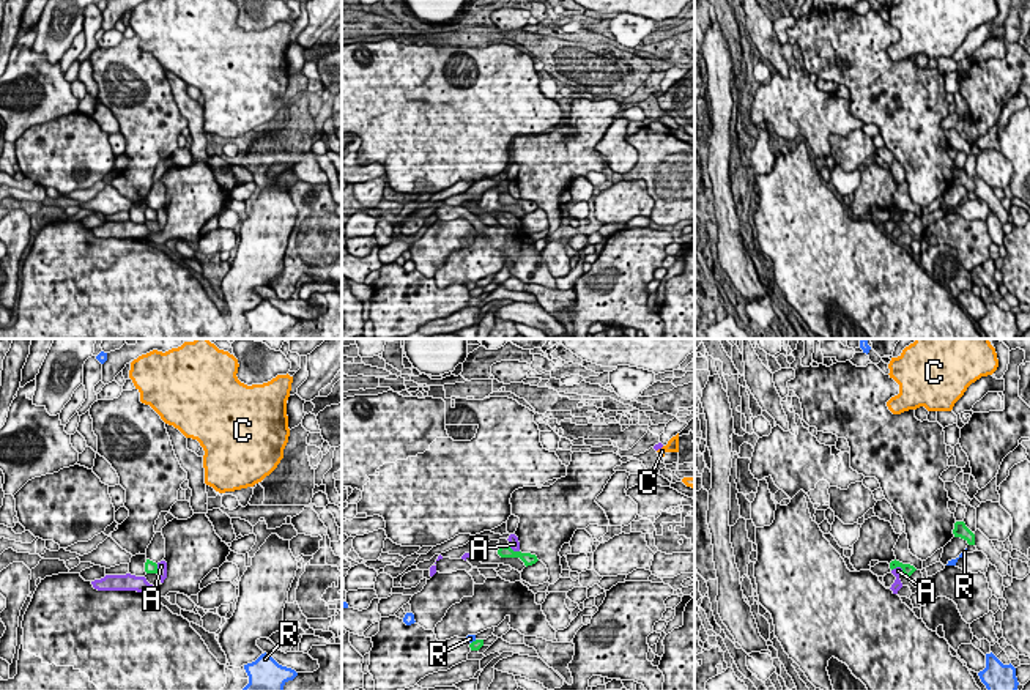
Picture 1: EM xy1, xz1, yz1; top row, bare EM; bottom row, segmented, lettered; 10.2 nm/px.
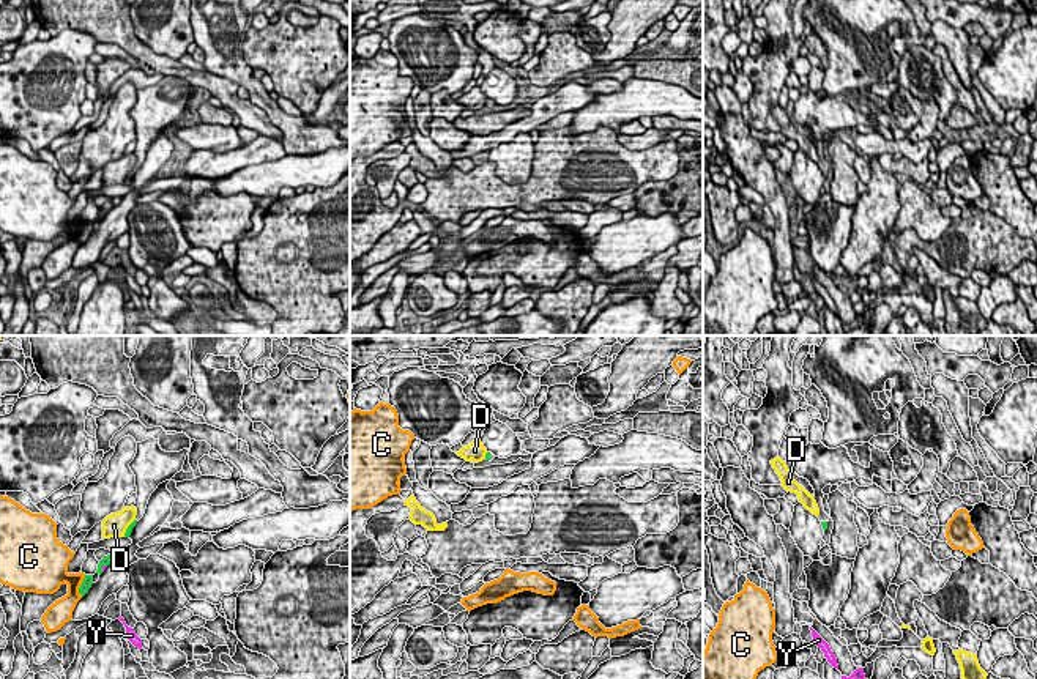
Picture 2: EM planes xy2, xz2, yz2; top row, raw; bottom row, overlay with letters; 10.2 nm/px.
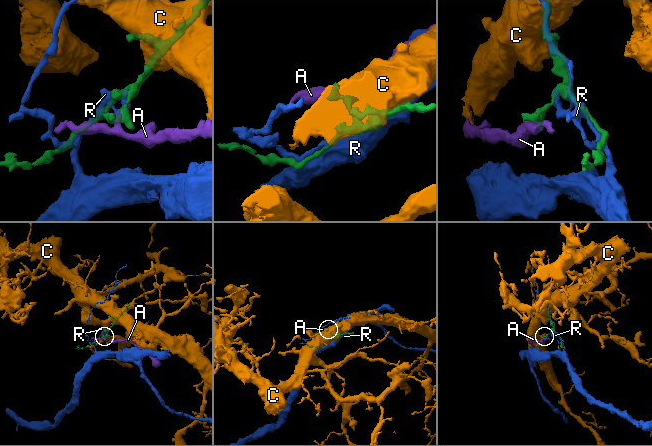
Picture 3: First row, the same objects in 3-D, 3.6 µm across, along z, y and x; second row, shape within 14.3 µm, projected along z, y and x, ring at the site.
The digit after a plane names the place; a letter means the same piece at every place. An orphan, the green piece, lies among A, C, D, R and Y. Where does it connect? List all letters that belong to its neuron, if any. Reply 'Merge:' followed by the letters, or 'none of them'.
Merge: none of them

